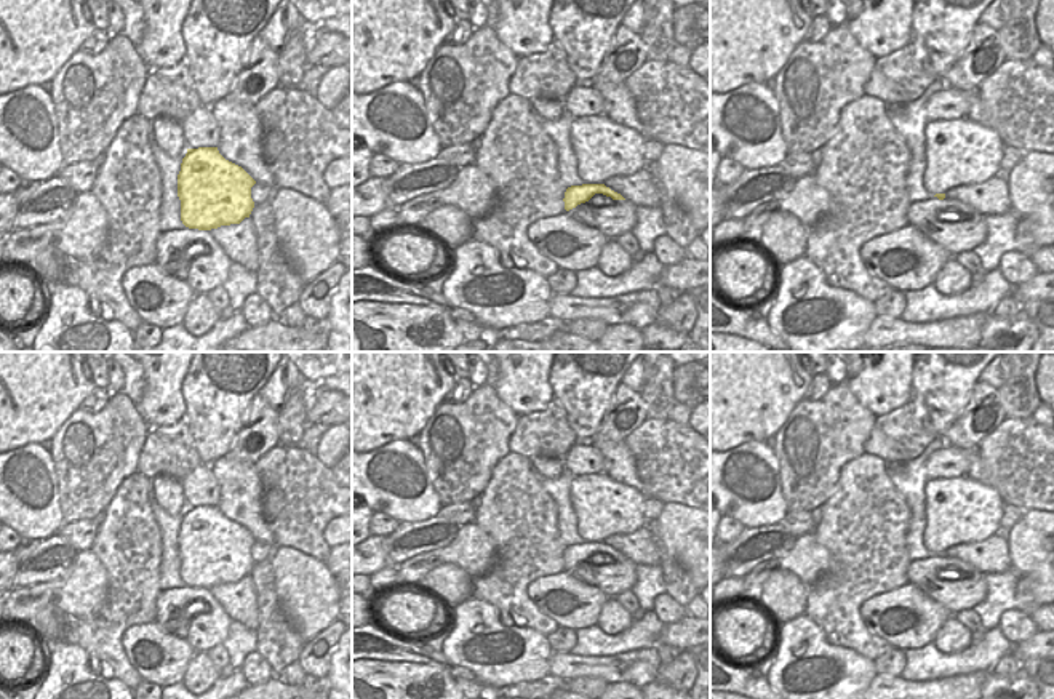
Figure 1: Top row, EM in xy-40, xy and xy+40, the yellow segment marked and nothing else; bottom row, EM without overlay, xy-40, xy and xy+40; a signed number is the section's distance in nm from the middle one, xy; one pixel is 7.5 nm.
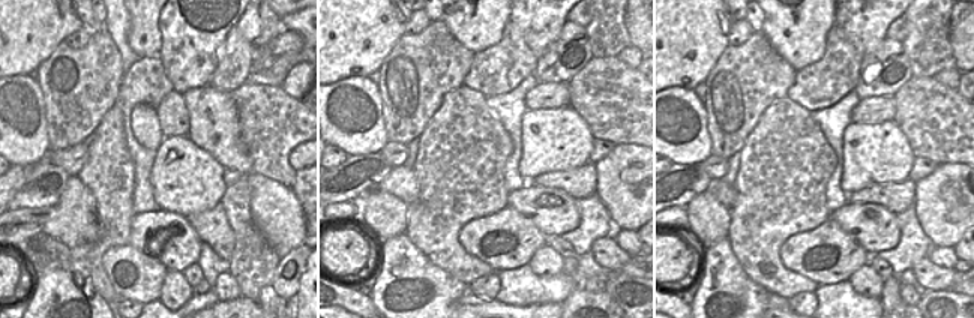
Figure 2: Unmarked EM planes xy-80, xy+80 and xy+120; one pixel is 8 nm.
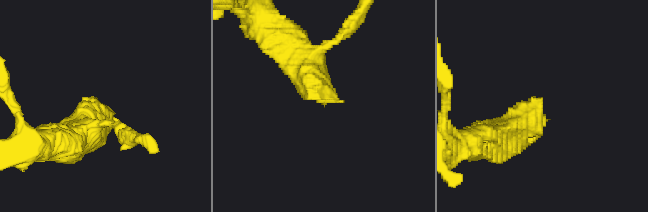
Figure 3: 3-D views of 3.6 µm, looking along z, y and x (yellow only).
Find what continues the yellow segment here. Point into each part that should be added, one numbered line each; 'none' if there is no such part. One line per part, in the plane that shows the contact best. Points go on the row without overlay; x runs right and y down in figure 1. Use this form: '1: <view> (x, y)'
1: xy (605, 507).

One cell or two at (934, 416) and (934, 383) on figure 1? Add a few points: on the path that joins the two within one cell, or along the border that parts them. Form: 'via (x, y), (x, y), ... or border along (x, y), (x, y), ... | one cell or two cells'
via (931, 408), (931, 391) | one cell

